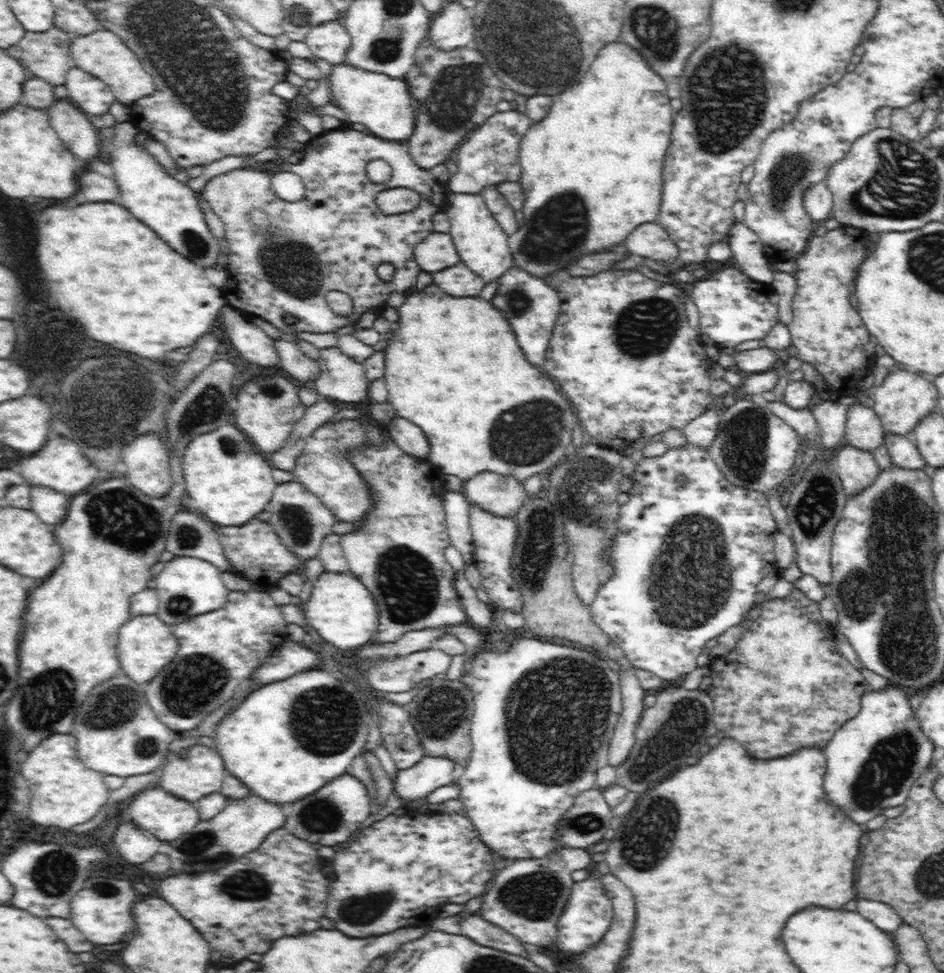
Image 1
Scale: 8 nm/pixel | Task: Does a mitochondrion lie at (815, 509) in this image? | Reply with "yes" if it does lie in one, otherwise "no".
yes

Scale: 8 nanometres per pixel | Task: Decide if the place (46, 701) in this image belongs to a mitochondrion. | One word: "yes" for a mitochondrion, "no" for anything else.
yes

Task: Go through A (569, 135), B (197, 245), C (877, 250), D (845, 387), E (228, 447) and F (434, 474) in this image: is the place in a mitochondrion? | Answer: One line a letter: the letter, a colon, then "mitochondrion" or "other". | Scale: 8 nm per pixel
A: other
B: mitochondrion
C: other
D: other
E: mitochondrion
F: other

